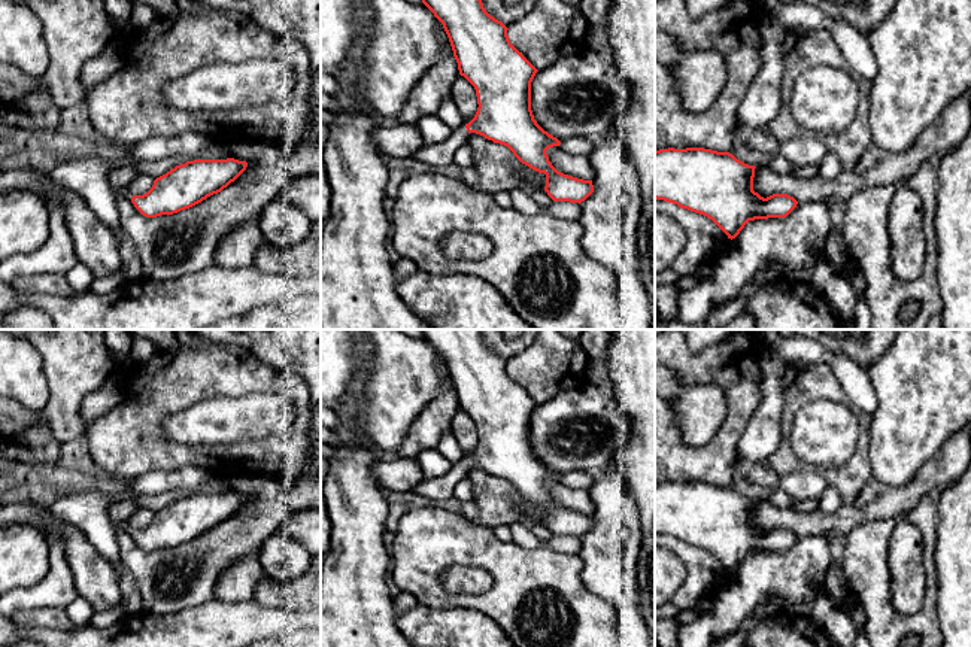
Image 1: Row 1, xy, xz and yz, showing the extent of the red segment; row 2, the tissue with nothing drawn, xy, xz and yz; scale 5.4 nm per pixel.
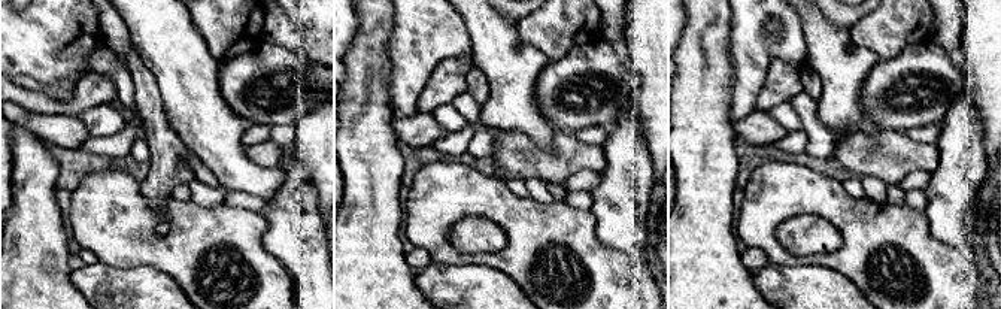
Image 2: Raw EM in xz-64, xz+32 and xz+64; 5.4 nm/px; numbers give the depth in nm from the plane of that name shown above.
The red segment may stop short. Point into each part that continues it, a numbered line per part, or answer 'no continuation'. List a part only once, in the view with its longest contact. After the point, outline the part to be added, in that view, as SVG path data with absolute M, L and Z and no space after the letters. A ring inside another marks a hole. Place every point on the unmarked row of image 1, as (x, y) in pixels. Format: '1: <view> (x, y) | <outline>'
1: xz (442, 488) | M465 461L452 464L452 468L436 479L425 479L412 490L434 501L446 501L455 495L455 486L467 477L468 465Z

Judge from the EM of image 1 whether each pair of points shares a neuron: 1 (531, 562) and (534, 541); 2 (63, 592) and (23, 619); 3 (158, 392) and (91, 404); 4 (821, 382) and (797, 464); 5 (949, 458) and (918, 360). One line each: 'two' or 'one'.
1: two
2: two
3: two
4: one
5: two

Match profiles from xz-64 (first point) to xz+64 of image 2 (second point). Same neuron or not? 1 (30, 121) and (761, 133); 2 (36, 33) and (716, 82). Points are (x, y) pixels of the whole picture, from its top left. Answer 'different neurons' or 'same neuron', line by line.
1: same neuron
2: different neurons

